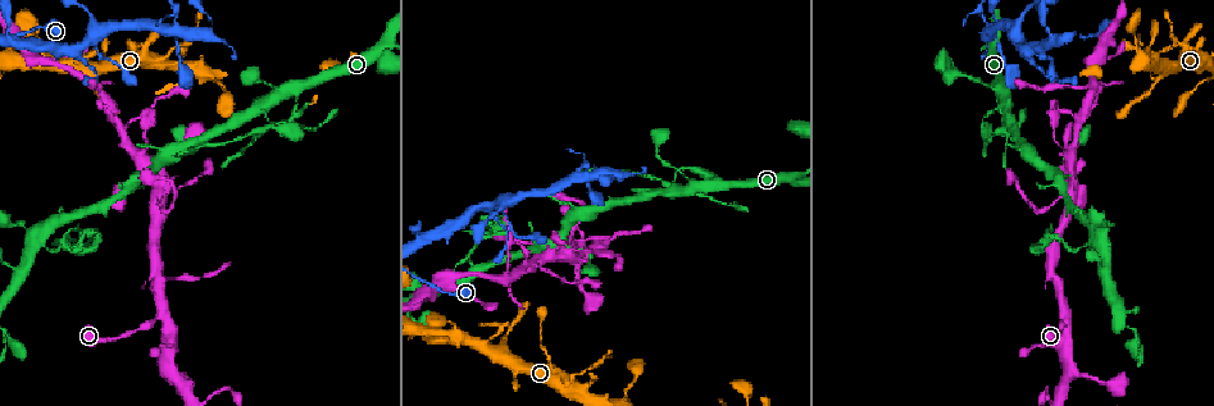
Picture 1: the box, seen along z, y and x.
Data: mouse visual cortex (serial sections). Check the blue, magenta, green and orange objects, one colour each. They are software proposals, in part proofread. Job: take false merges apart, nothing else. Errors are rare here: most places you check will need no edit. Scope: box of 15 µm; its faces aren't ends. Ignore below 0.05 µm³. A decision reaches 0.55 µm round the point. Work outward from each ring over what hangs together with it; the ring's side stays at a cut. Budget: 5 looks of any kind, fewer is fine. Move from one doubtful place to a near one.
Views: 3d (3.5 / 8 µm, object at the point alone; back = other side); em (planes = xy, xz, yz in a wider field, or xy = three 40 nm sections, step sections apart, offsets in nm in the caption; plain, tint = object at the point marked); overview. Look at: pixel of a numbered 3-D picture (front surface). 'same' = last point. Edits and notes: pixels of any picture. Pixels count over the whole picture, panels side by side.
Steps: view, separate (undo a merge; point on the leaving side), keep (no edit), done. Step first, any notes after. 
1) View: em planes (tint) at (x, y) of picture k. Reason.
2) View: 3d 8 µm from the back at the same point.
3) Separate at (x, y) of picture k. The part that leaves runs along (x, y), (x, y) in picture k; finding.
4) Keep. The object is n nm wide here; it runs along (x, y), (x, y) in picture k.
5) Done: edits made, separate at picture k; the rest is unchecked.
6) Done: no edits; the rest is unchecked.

View: em planes (tint) at (495, 203) of picture 1. Thick turns thin.

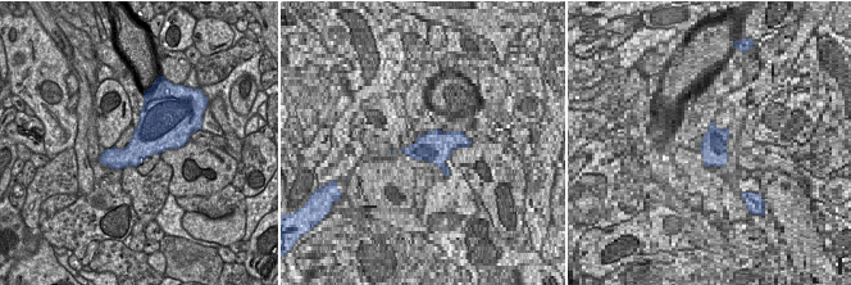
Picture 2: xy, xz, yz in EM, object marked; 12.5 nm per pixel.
View: 3d 3.5 µm at the same point. See where the arms go.

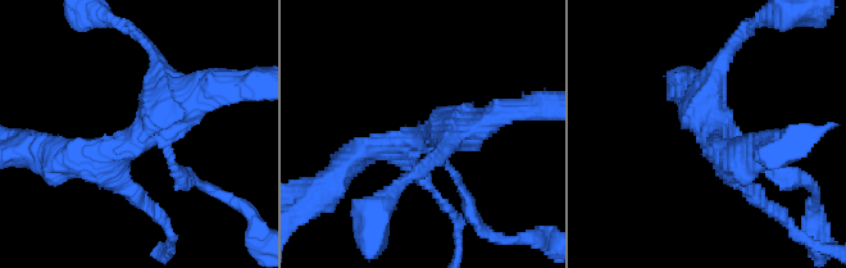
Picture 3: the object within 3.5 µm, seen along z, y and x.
Keep. 4 arms meet here; the arms are 100, 150, 250, 300 nm wide; it runs along (95, 155), (241, 85) in picture 3; continuous, no second cell.

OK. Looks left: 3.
View: 3d 3.5 µm at (67, 239) of picture 1. Abrupt turn.

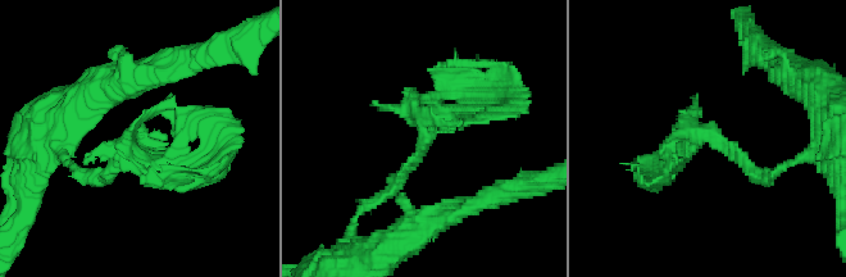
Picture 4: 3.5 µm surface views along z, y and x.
View: em xy step 1 (tint) at (701, 136) of picture 4. Need the tissue.

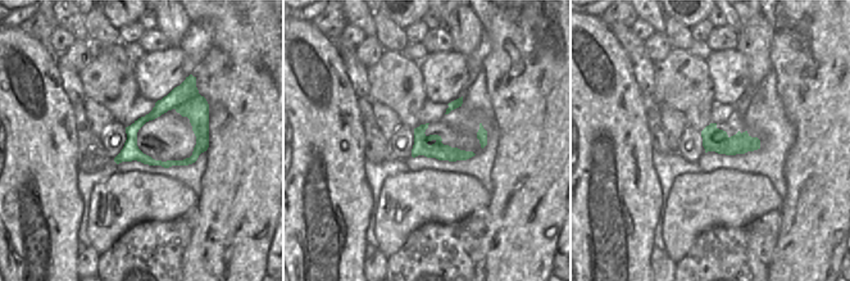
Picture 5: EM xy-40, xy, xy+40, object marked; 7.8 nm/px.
Keep. It runs along (390, 191), (422, 151), (426, 118), (481, 95) in picture 4; all the same cell.

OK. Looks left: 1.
Done: no edits; the rest is unchecked.

